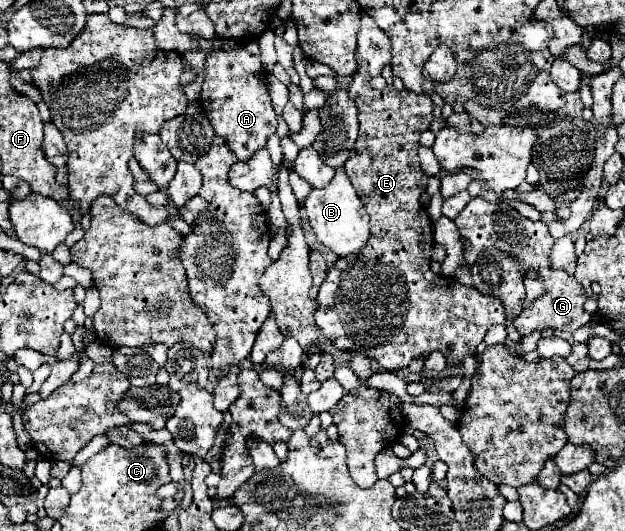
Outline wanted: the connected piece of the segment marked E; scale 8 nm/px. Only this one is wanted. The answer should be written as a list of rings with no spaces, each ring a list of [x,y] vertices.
[[[355,72],[347,94],[359,110],[359,138],[355,142],[355,150],[345,162],[345,172],[349,174],[353,188],[369,212],[371,236],[355,260],[337,258],[337,262],[329,268],[317,296],[317,326],[321,334],[335,344],[335,348],[347,352],[363,348],[363,352],[373,356],[387,372],[407,368],[413,360],[429,358],[429,354],[435,350],[445,354],[447,368],[463,364],[467,354],[475,354],[489,326],[505,324],[505,308],[501,300],[489,294],[481,294],[475,288],[467,288],[455,278],[437,276],[429,266],[433,248],[433,222],[425,204],[421,202],[421,194],[427,188],[427,174],[419,168],[417,148],[419,136],[429,128],[433,120],[433,102],[427,94],[395,90],[393,86],[373,90],[369,86],[367,72]]]

